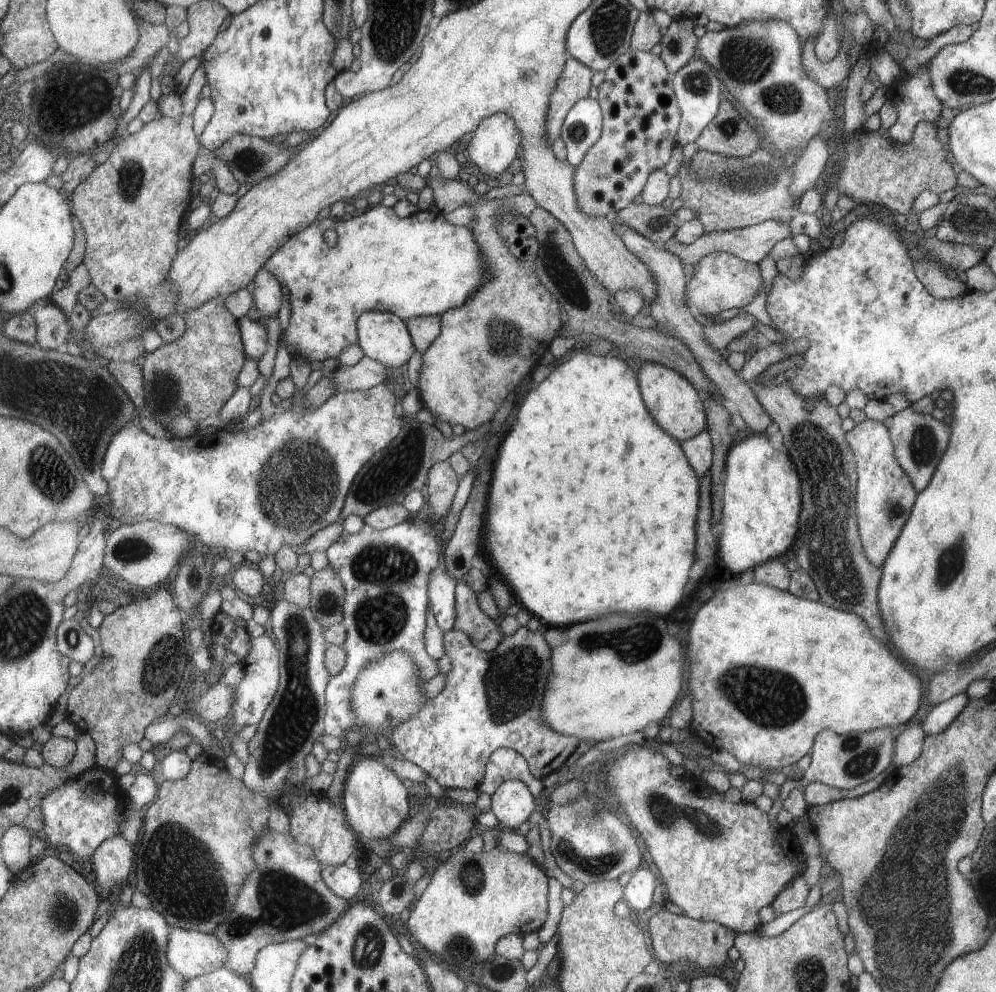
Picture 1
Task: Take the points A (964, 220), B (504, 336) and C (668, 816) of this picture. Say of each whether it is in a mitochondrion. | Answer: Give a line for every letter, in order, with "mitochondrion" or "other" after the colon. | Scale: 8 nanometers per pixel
A: mitochondrion
B: mitochondrion
C: mitochondrion

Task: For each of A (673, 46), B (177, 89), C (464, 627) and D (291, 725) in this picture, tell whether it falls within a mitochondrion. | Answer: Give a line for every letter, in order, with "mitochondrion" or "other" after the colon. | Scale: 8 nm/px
A: mitochondrion
B: other
C: other
D: mitochondrion

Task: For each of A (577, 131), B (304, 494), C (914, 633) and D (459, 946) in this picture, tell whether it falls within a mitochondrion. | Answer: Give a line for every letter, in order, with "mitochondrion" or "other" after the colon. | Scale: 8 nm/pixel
A: mitochondrion
B: mitochondrion
C: other
D: mitochondrion

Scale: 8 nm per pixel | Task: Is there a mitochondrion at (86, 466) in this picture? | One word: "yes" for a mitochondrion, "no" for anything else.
yes

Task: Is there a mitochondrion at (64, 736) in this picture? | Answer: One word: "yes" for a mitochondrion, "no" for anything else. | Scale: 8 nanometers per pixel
no

